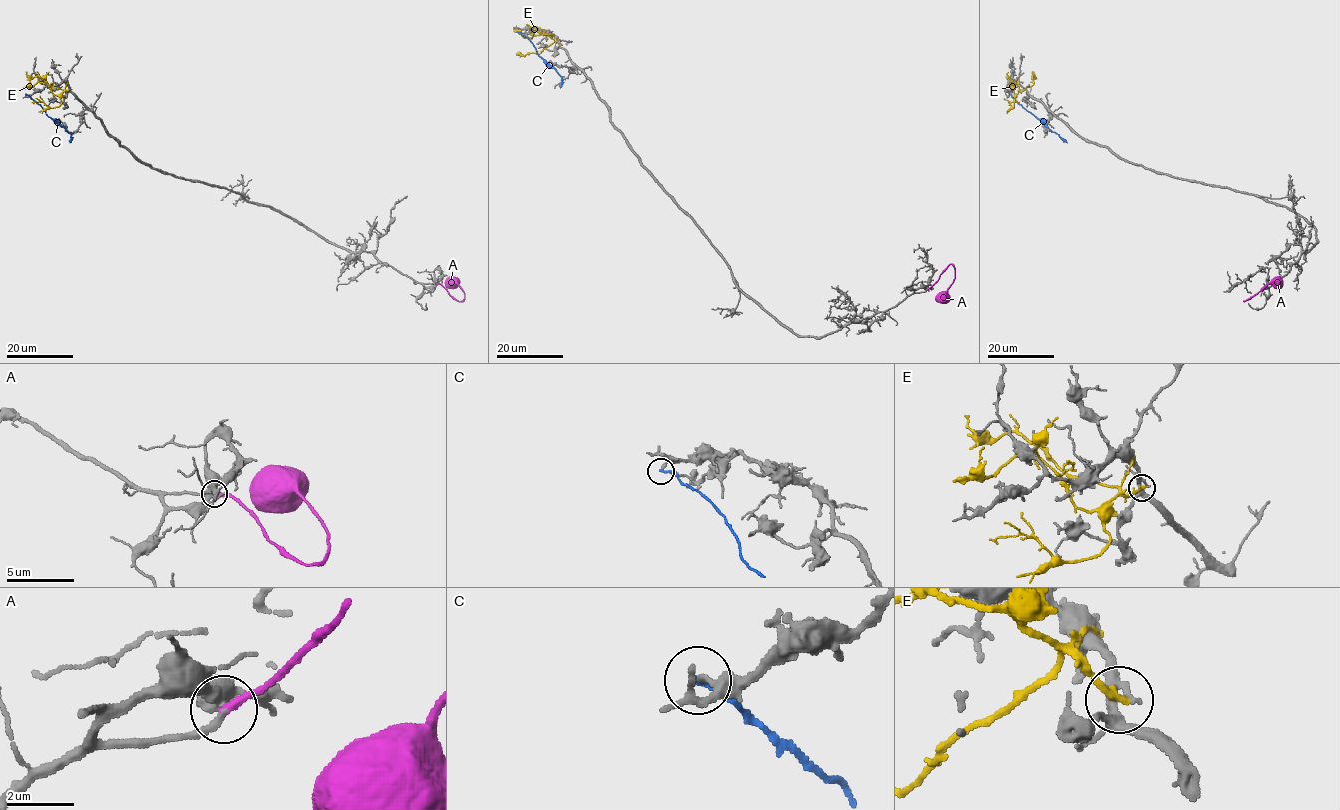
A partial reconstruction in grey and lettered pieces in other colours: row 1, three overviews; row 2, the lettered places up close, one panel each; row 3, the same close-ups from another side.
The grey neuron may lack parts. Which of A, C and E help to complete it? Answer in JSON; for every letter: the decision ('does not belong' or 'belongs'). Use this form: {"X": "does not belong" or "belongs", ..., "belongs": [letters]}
{"A": "belongs", "C": "does not belong", "E": "does not belong", "belongs": ["A"]}

